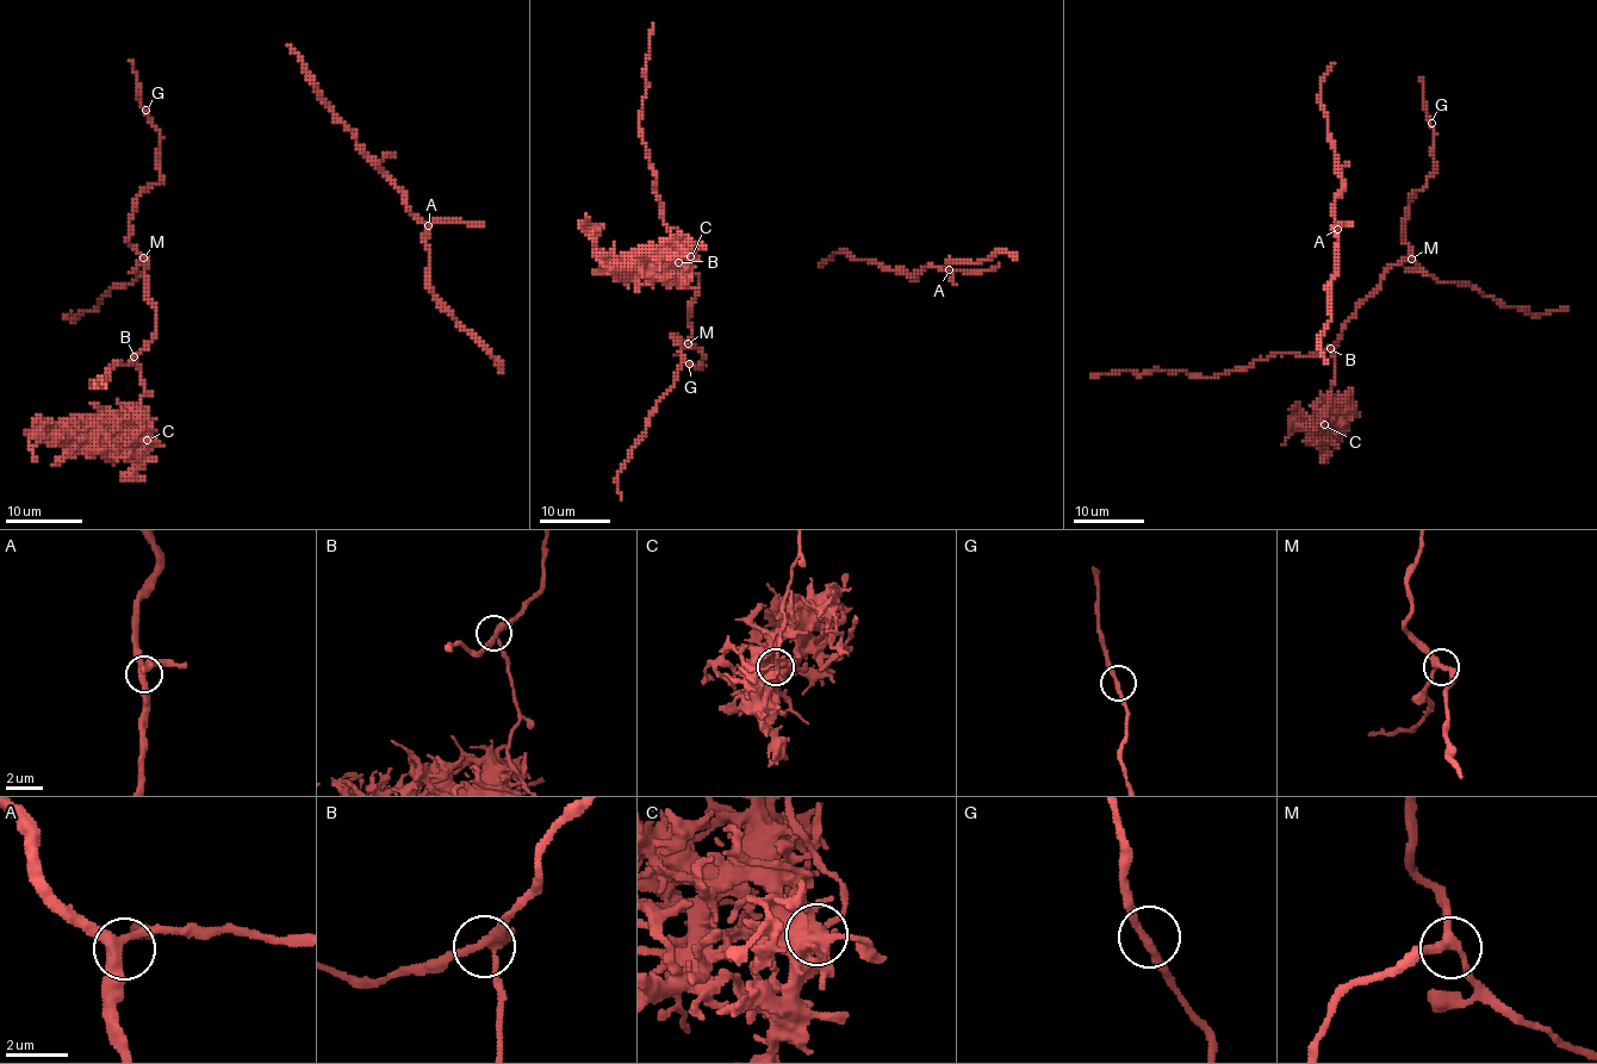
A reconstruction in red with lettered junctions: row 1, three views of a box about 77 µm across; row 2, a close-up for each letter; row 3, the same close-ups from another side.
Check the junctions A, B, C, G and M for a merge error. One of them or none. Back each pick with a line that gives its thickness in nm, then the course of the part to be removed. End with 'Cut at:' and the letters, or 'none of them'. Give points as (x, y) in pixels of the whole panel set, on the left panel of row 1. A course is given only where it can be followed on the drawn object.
C: calibre 190 nm; course (148, 439), (118, 439), (101, 429), (36, 434), (30, 441), (32, 462)
Cut at: C

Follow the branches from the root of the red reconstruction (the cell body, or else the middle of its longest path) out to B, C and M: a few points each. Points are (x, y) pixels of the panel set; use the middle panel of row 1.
B: (688, 361), (702, 367), (703, 354), (673, 336), (677, 342), (691, 336), (698, 277), (678, 262)
C: (688, 361), (703, 365), (700, 350), (673, 338), (691, 336), (698, 277), (681, 266), (696, 257), (691, 257)
M: (688, 361), (693, 367), (703, 365), (700, 367), (703, 360), (700, 350), (673, 336), (688, 343)

